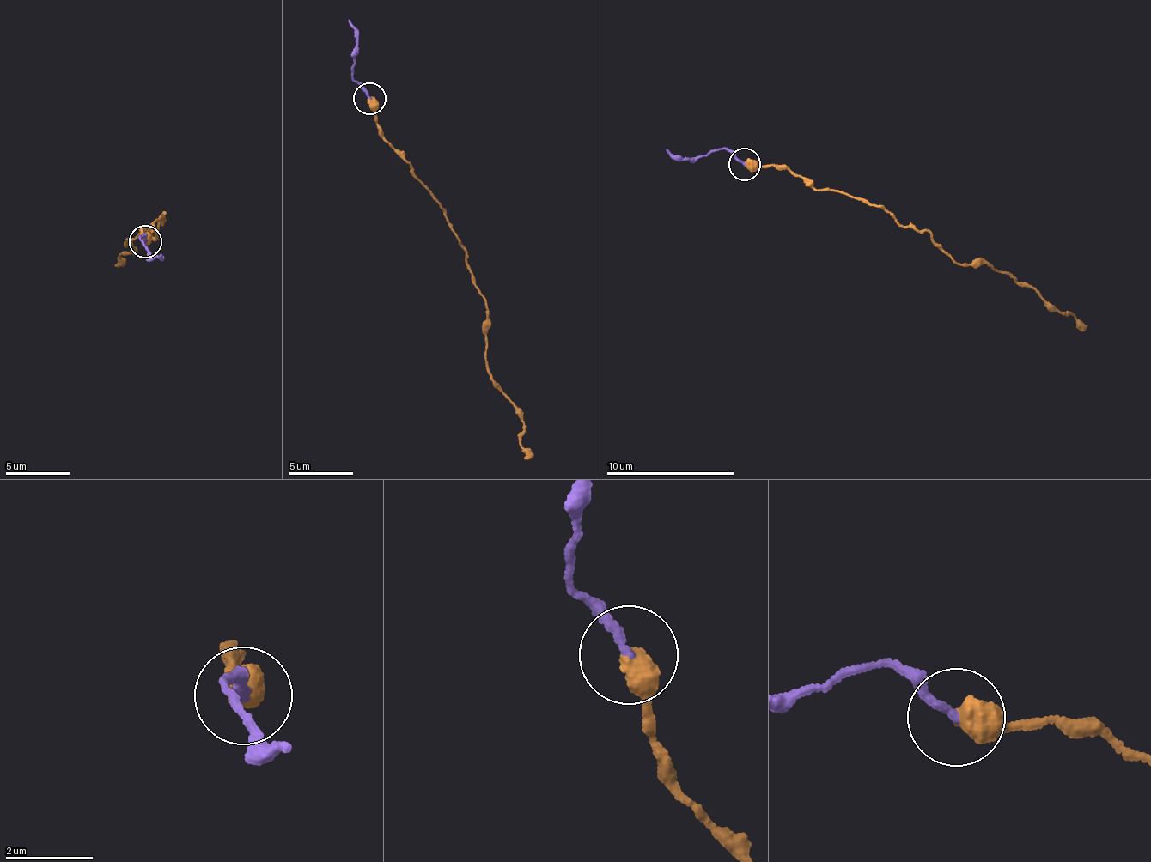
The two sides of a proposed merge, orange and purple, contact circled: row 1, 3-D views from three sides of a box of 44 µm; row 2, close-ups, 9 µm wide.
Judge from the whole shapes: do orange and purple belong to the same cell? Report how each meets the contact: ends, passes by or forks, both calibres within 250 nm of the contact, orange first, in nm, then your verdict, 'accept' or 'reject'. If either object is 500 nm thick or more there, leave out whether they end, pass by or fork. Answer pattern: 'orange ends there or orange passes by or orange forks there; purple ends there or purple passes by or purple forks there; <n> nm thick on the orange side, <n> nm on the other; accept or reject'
600 nm thick on the orange side, 200 nm on the other; accept

